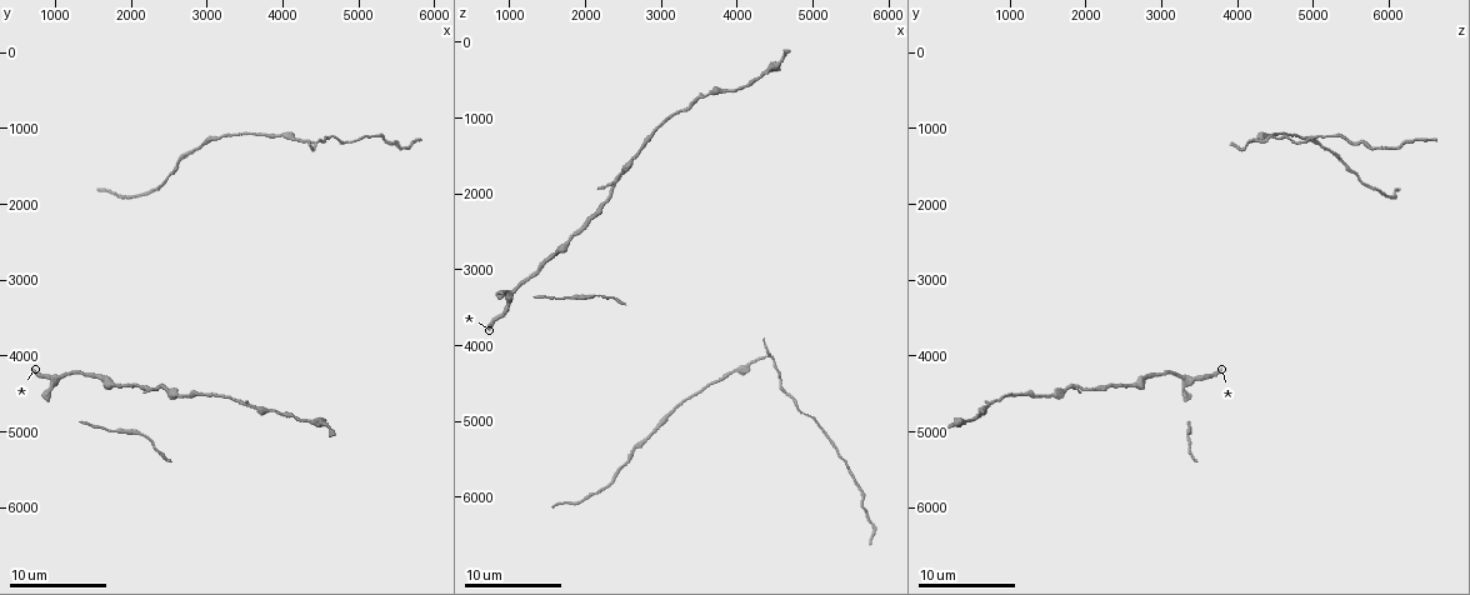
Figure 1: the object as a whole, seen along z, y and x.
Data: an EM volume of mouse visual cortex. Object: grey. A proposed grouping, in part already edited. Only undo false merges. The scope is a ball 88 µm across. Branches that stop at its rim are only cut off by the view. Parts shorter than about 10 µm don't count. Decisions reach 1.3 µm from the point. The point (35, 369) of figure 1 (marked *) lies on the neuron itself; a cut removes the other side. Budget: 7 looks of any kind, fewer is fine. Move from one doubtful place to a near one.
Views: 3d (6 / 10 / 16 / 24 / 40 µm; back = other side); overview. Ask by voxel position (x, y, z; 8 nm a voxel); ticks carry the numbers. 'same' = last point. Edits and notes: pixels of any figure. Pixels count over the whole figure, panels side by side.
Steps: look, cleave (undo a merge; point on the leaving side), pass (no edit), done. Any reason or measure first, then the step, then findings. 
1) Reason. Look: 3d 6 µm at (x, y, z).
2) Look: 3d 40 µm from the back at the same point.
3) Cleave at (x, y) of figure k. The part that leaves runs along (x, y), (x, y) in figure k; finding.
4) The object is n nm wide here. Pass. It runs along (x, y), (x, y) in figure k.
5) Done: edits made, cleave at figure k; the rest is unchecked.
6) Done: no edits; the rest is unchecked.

Calibre changes. Look: 3d 10 µm at (1700, 4350, 2650).

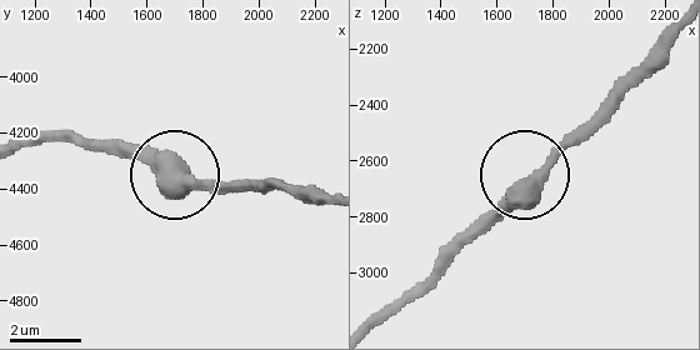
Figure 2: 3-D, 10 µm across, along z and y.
Look: 3d 6 µm at (1730, 4370, 2660).

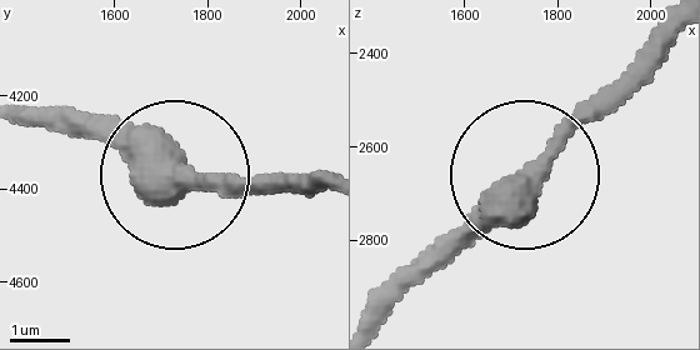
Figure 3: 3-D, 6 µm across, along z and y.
The object is 480 nm wide here. Pass. It runs along (388, 316), (666, 38) in figure 3; continuous, no second neuron.

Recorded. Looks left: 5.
Thick turns thin. Look: 3d 6 µm at (3100, 1100, 4900).

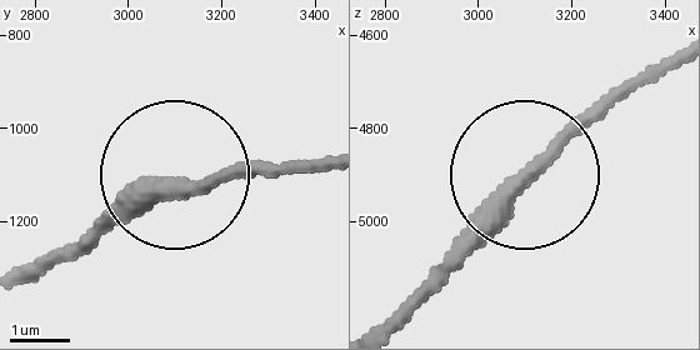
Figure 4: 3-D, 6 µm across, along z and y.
Look: 3d 6 µm from the back at (3120, 1130, 4890).

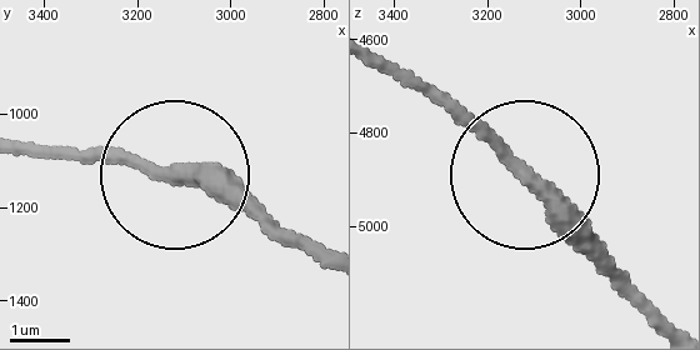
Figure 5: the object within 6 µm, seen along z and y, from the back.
Pass. One neuron here.

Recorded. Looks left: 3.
Thick turns thin. Look: 3d 6 µm at (3650, 1050, 4500).

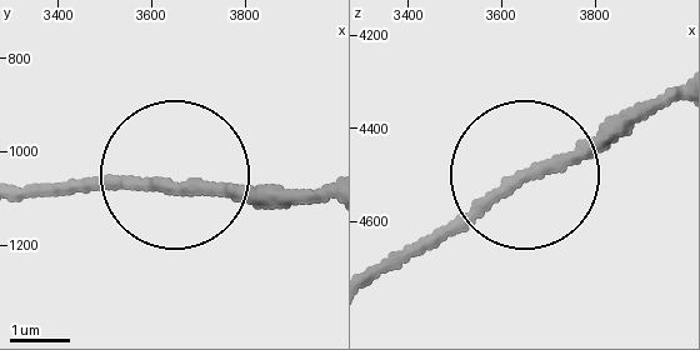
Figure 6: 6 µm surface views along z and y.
The object is 210 nm wide here. Pass. Continuous, no second neuron.

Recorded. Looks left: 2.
Three-way junction. Look: 3d 10 µm at (2400, 4400, 1800).

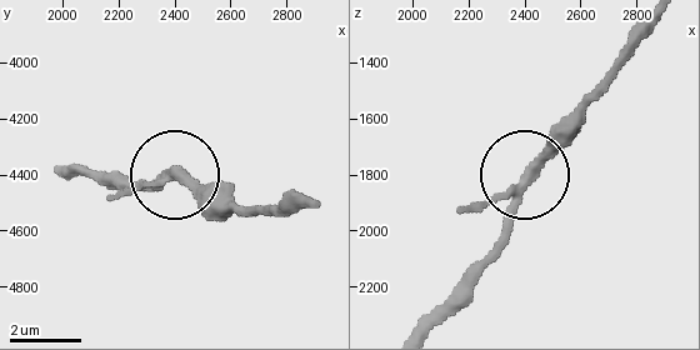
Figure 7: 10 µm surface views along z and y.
Pass. It runs along (425, 321), (503, 231), (514, 186), (574, 128) in figure 7; one neuron here.

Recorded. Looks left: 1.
Done: no edits; the rest is unchecked.

